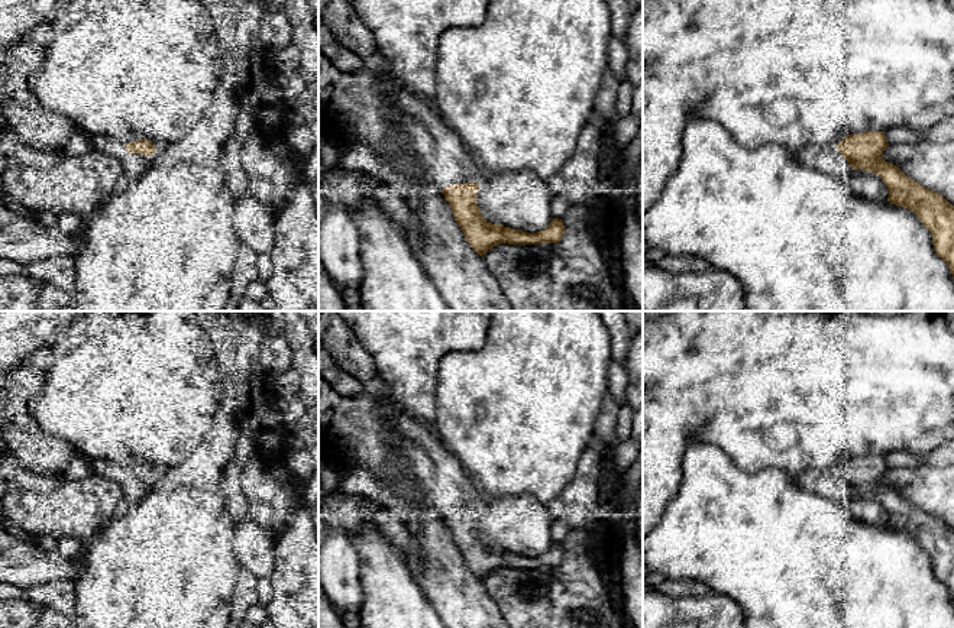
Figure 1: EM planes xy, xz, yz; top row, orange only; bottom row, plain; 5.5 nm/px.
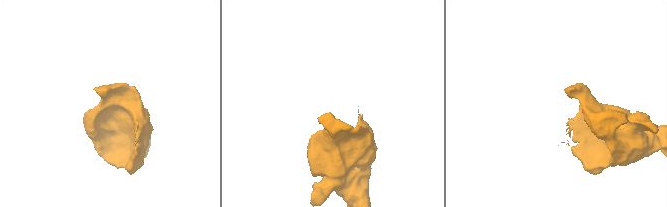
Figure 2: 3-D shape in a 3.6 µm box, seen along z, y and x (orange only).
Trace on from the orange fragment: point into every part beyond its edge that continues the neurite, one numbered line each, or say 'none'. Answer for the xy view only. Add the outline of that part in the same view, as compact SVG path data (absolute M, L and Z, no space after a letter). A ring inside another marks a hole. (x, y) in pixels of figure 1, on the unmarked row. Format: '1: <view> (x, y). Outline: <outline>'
1: xy (133, 488). Outline: M88 459L88 462L94 475L110 478L120 486L123 499L129 504L135 504L136 501L139 501L152 483L152 480L129 478L124 467L120 467L110 460Z

